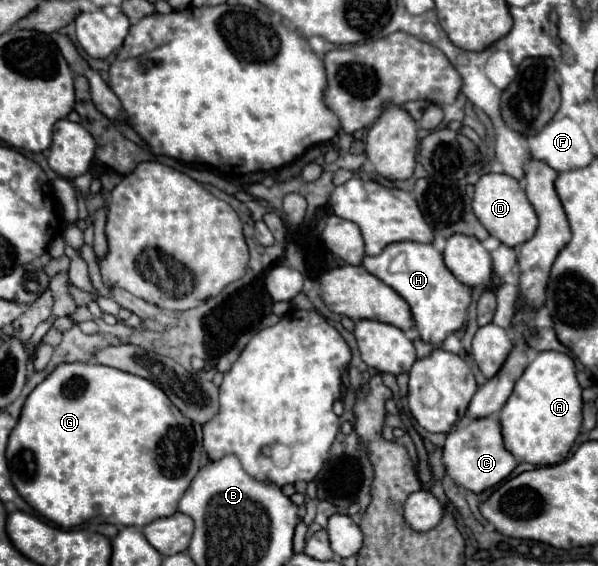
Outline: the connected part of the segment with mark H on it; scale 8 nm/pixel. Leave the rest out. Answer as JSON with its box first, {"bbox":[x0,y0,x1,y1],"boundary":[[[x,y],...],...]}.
{"bbox":[362,242,470,344],"boundary":[[[394,242],[378,256],[364,256],[362,266],[394,288],[408,304],[424,342],[440,344],[450,332],[462,328],[466,308],[470,306],[470,286],[462,284],[444,264],[444,256],[432,244],[420,242]]]}

